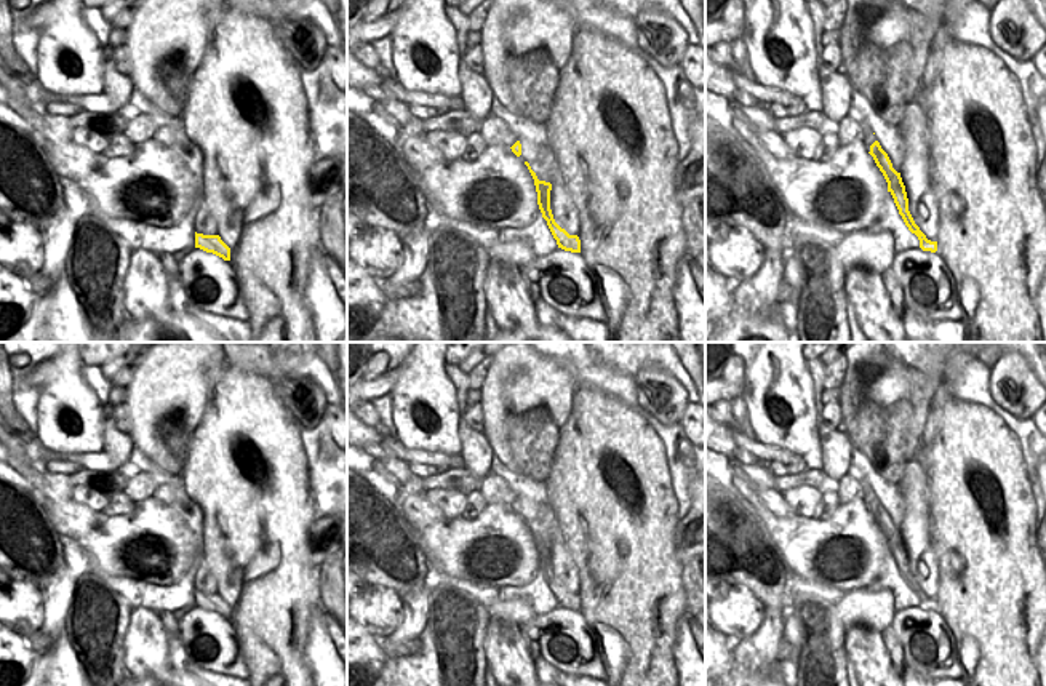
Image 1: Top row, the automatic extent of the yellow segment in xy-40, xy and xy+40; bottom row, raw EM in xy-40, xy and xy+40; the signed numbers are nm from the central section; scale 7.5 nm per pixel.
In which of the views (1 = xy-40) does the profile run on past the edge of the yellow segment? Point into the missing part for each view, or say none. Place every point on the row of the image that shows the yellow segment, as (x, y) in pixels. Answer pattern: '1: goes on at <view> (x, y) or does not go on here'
1: does not go on here

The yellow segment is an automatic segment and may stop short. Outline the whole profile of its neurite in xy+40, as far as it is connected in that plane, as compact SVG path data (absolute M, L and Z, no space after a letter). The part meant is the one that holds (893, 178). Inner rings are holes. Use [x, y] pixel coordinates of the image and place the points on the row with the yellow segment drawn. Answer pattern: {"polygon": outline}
{"polygon": "M860 120L860 130L862 130L862 139L865 147L870 150L868 154L873 157L876 166L883 173L886 182L888 182L888 192L892 195L894 203L899 209L899 214L902 216L905 225L912 233L915 233L920 240L920 248L923 251L937 251L937 241L931 241L926 238L926 235L920 230L920 227L915 224L910 211L908 211L908 198L905 192L905 185L902 182L900 173L897 173L892 168L892 163L888 157L888 154L881 149L878 139L873 134L873 130L865 120Z"}

